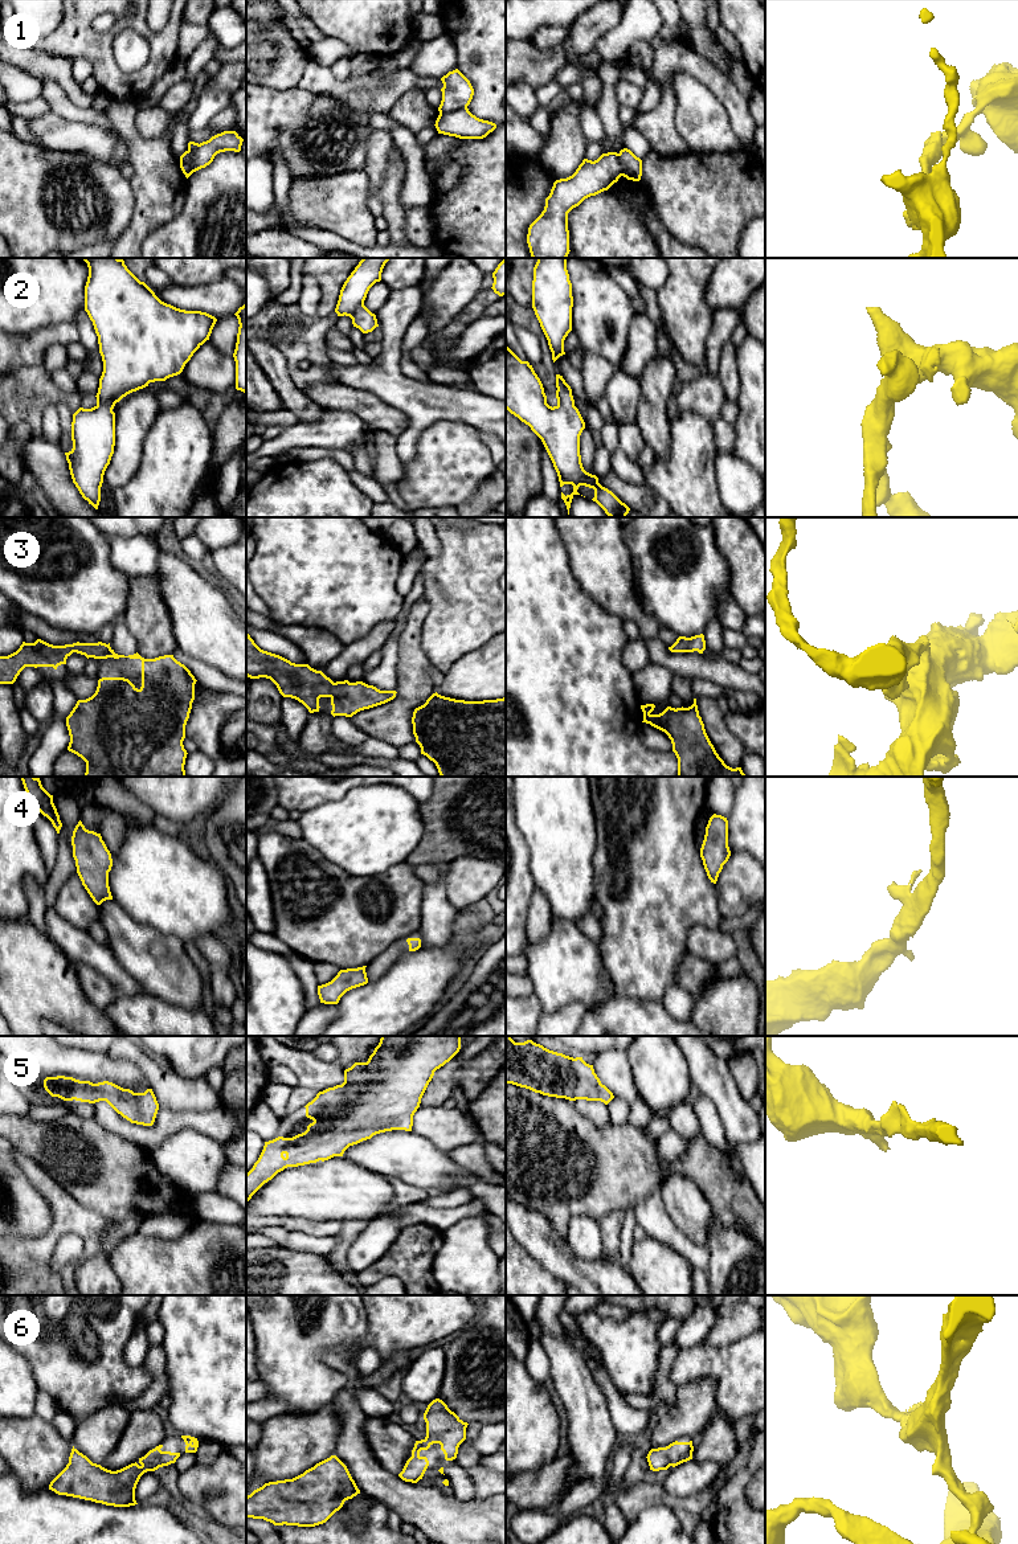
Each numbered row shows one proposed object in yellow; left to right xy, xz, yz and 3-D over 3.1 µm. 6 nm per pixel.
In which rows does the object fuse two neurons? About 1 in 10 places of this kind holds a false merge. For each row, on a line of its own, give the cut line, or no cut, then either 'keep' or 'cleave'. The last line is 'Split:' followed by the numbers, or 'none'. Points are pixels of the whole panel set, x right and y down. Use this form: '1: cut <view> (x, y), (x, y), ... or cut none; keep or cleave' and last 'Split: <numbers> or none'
1: cut xz (466, 106), (440, 113); cleave
2: cut none; keep
3: cut none; keep
4: cut none; keep
5: cut none; keep
6: cut none; keep
Split: 1

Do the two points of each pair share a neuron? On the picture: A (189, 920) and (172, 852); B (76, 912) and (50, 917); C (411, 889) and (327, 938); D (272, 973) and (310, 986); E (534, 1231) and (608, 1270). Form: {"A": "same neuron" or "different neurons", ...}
{"A": "same neuron", "B": "different neurons", "C": "same neuron", "D": "different neurons", "E": "same neuron"}

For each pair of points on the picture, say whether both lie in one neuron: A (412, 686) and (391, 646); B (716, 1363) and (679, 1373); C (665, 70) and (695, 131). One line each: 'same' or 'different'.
A: different
B: same
C: different

